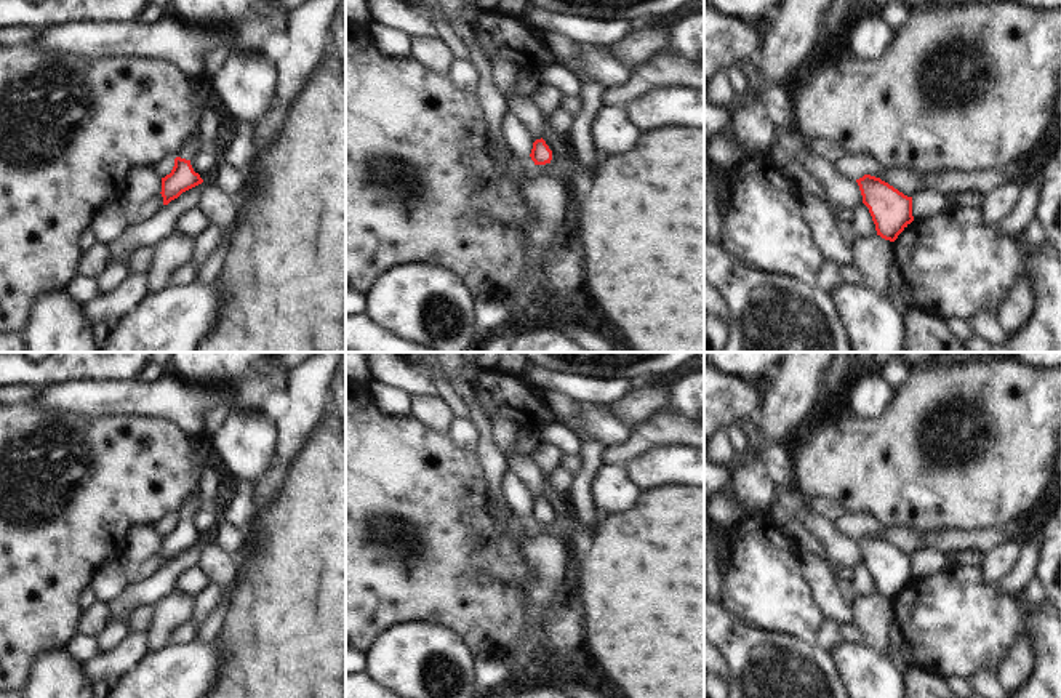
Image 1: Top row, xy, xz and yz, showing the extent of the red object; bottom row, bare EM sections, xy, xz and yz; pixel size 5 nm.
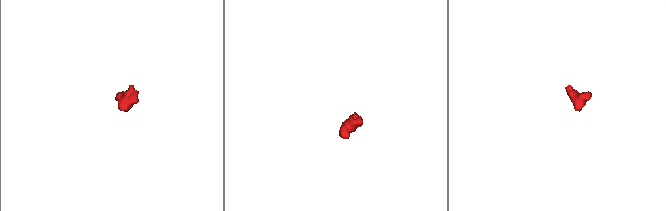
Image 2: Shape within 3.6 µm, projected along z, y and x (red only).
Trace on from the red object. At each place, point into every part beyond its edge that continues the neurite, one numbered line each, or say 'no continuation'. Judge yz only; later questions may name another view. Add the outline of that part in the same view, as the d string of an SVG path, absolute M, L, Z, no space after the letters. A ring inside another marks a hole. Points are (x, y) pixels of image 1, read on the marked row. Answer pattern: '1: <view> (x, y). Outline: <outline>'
no continuation

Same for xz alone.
no continuation

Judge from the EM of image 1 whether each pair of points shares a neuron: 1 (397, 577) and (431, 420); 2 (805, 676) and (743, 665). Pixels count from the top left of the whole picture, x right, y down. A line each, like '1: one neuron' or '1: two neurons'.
1: two neurons
2: one neuron

